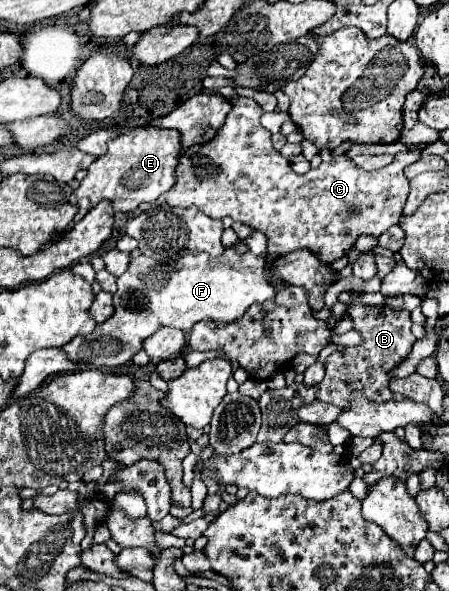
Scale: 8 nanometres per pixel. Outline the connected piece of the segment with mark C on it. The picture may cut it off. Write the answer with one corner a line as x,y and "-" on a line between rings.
235,98
231,100
233,108
227,114
225,124
217,132
217,138
205,146
193,146
193,150
185,150
179,156
177,170
175,170
175,186
165,192
155,206
179,206
189,208
197,206
209,218
225,218
231,216
235,222
243,222
253,230
263,232
269,238
269,254
283,256
293,250
307,248
309,252
317,254
323,264
331,264
345,254
349,254
355,246
355,240
361,234
381,236
391,226
399,224
403,214
407,196
409,196
409,180
405,178
405,166
417,162
421,158
421,150
427,144
411,146
409,152
399,152
395,160
379,168
377,172
367,172
357,168
347,156
333,156
331,150
321,150
321,166
309,170
307,174
295,174
289,160
283,158
271,144
271,134
259,124
263,114
261,106
253,98

